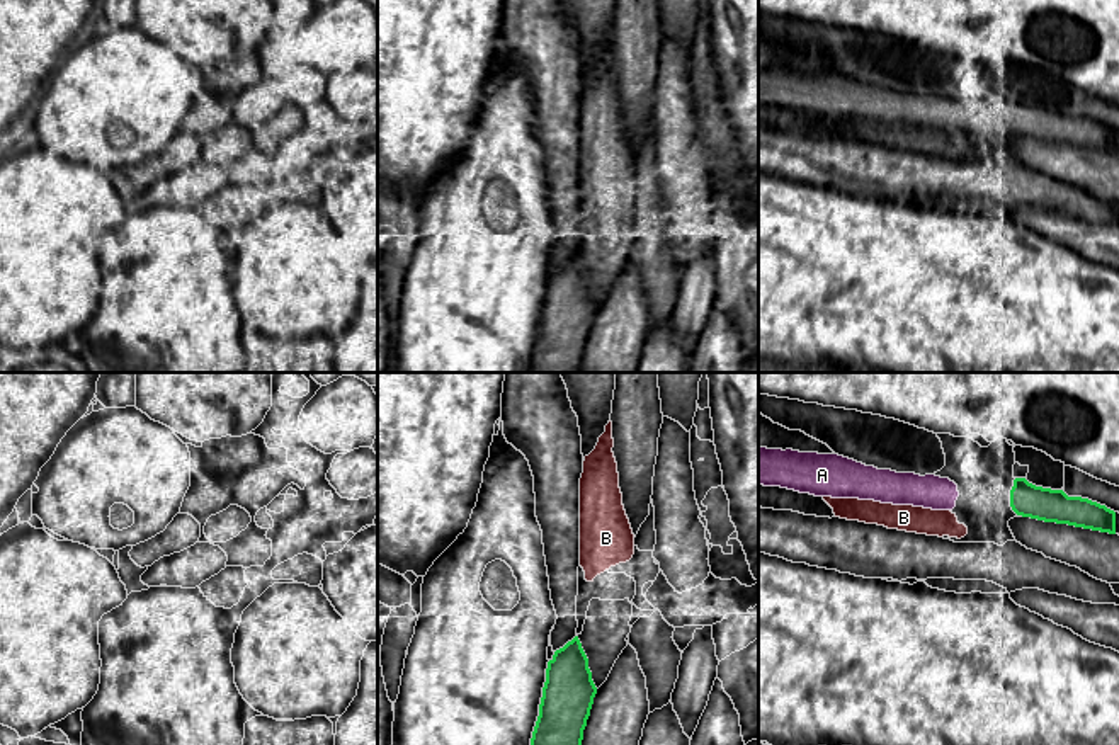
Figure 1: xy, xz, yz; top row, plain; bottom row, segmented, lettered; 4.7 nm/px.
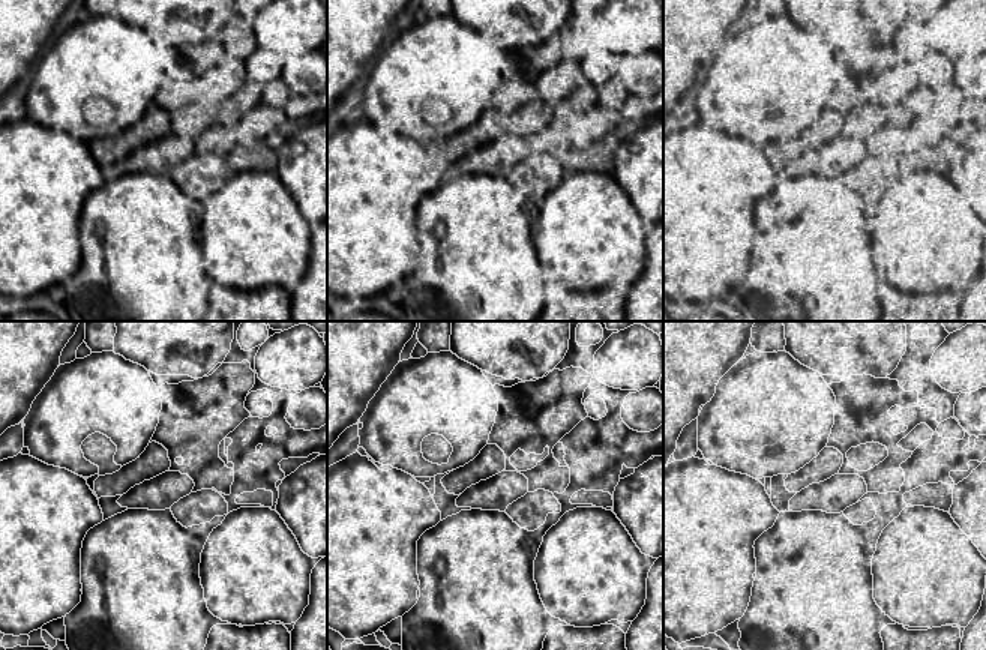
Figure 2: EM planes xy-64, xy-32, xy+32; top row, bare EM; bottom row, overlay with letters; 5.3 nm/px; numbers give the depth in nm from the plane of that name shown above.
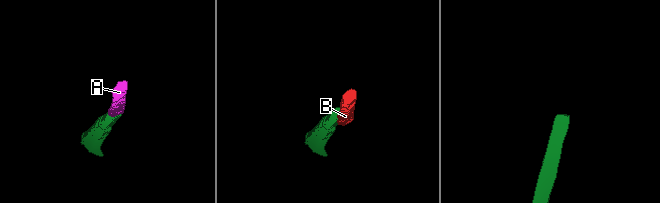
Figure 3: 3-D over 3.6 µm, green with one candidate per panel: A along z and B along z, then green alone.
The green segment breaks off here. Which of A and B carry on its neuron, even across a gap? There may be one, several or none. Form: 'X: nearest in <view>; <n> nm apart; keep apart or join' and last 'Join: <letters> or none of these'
A: nearest in yz; 240 nm apart; join
B: nearest in yz; 240 nm apart; keep apart
Join: A

